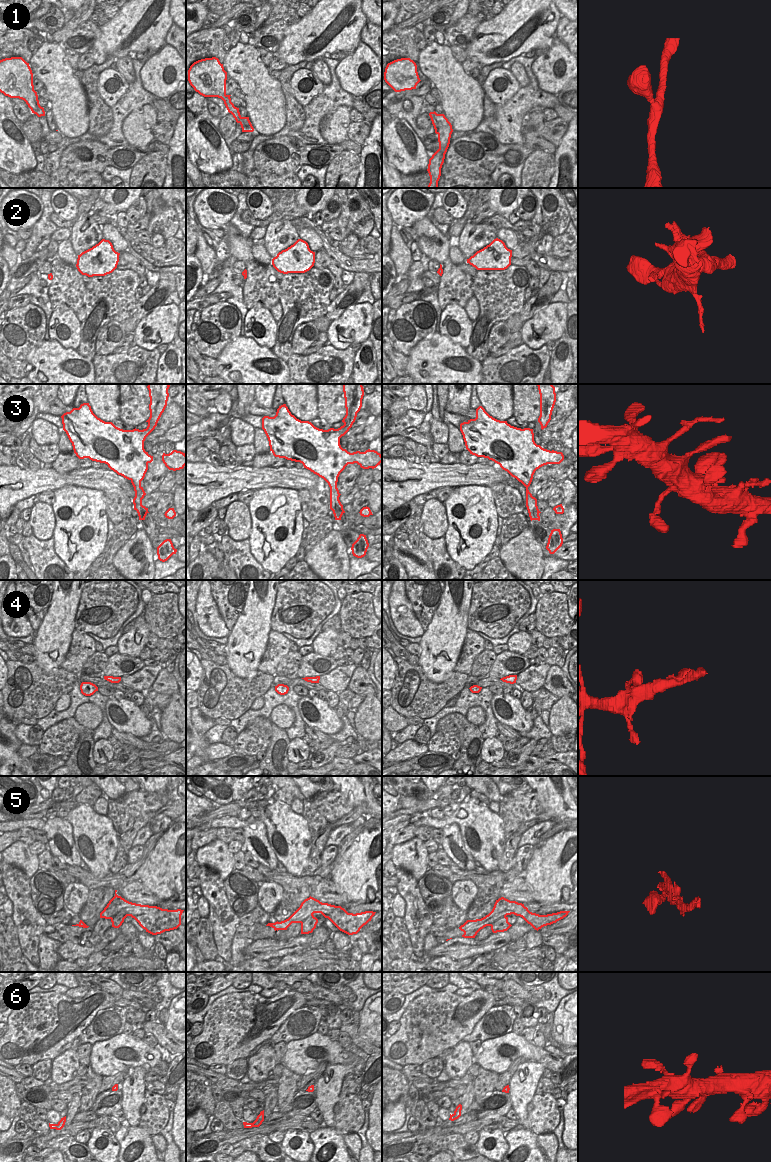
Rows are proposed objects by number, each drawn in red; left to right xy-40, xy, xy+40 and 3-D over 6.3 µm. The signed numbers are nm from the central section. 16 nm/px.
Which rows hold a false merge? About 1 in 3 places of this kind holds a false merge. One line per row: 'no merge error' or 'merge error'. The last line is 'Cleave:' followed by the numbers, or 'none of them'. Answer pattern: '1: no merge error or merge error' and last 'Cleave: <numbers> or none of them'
1: no merge error
2: no merge error
3: no merge error
4: no merge error
5: merge error
6: no merge error
Cleave: 5

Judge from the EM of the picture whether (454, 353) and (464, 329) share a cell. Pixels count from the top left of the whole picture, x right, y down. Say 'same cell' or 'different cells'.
different cells

